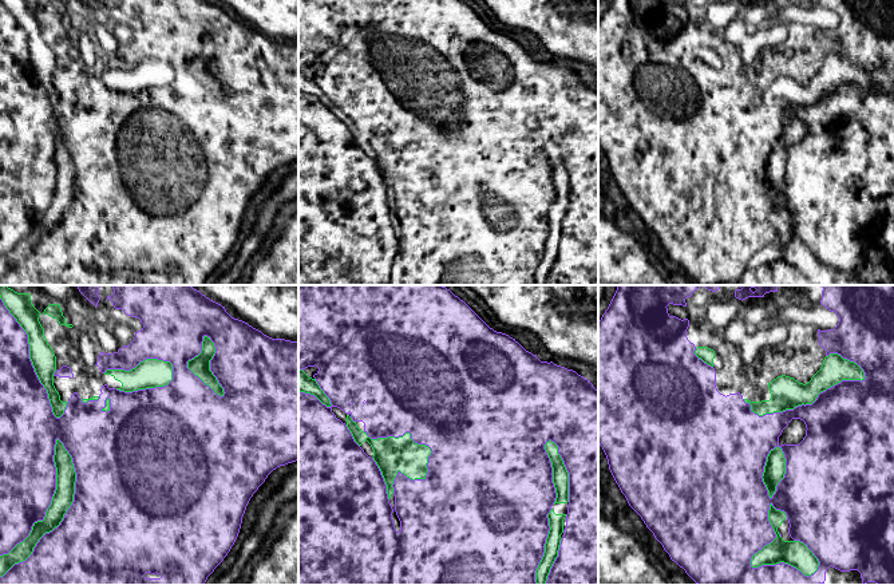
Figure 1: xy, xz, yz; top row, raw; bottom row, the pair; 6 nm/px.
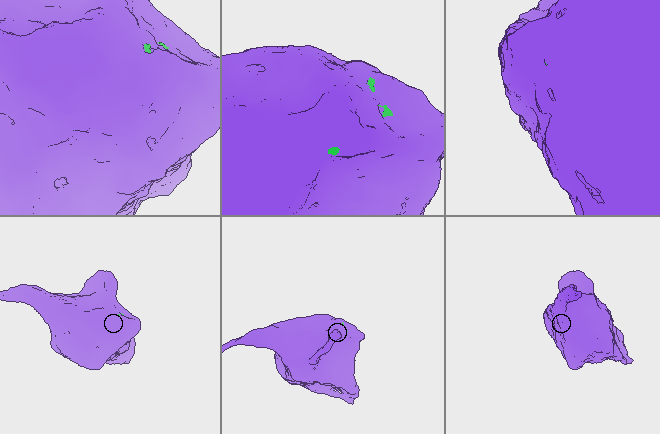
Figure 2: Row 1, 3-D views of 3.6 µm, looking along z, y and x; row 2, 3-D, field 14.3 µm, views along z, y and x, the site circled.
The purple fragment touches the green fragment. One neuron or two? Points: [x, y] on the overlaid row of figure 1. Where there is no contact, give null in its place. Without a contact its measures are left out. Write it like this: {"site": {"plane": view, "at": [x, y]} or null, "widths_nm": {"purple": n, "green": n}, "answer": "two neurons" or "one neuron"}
{"site": {"plane": "xy", "at": [66, 513]}, "widths_nm": {"purple": 500, "green": 130}, "answer": "one neuron"}

